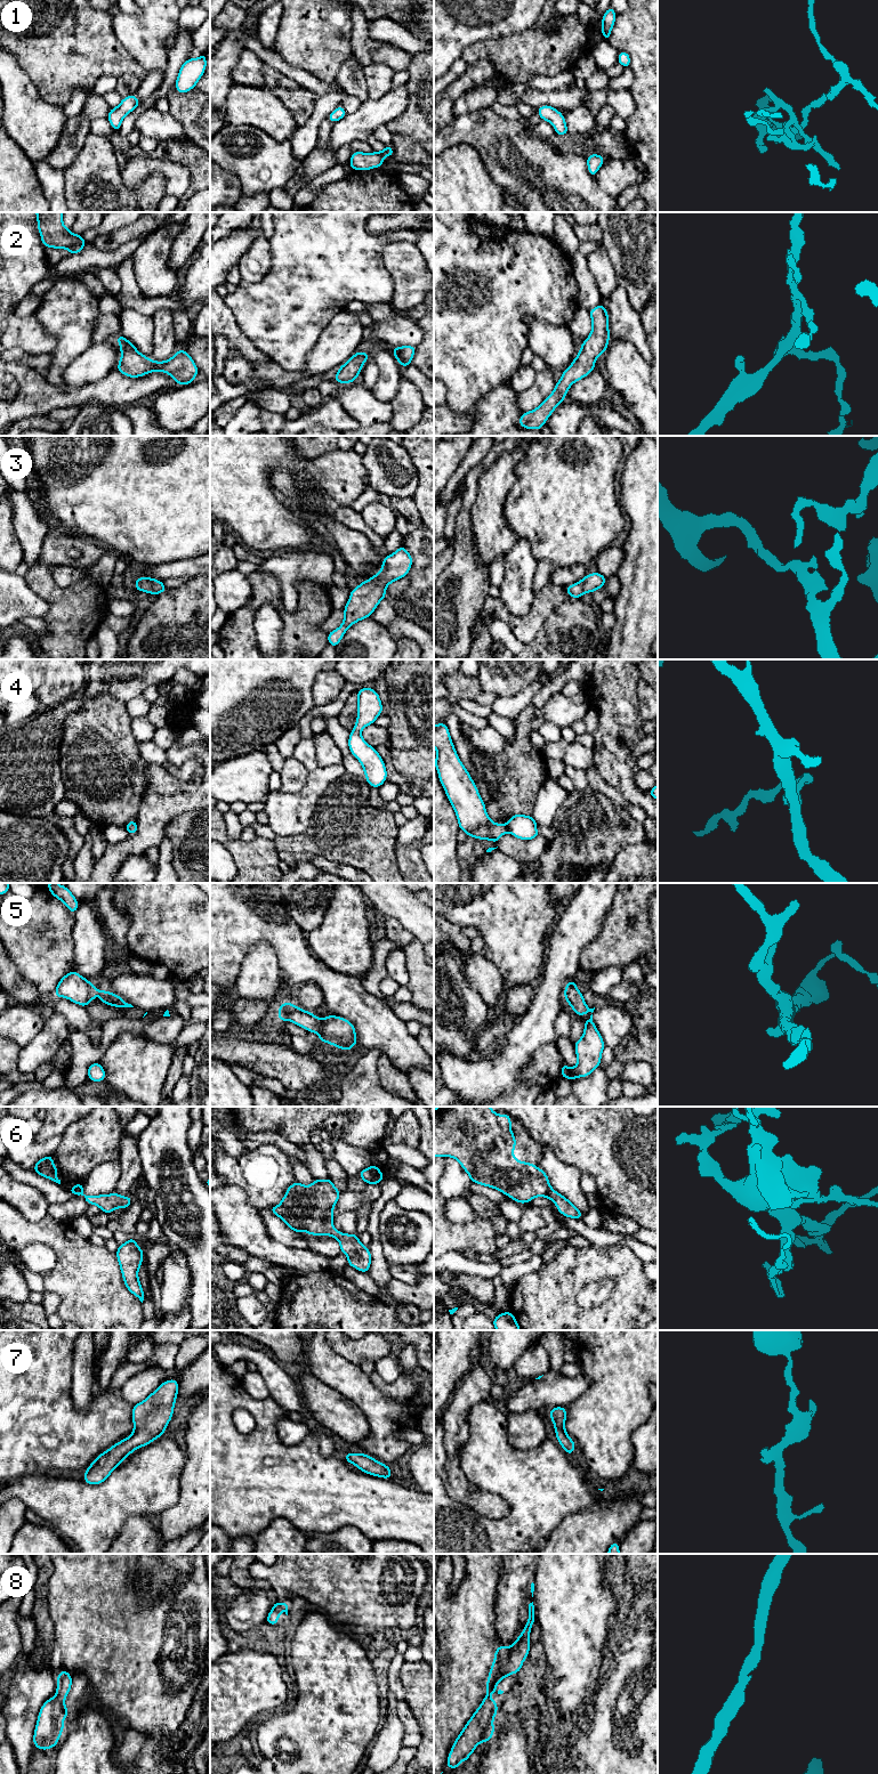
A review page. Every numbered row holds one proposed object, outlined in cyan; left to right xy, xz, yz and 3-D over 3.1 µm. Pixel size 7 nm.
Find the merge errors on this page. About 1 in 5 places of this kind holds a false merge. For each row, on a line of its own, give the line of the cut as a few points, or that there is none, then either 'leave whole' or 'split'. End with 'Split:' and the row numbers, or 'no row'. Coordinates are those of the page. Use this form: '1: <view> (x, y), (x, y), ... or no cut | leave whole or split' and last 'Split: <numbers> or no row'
1: no cut | leave whole
2: no cut | leave whole
3: no cut | leave whole
4: no cut | leave whole
5: no cut | leave whole
6: no cut | leave whole
7: no cut | leave whole
8: no cut | leave whole
Split: no row

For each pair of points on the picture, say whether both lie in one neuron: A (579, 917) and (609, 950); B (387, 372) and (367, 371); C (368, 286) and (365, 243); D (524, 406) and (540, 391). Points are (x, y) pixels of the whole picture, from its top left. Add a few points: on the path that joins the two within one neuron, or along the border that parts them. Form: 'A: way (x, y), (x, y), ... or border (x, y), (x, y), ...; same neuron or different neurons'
A: border (607, 912), (603, 928), (586, 945), (580, 957); different neurons
B: border (370, 356), (378, 369), (378, 378), (372, 388); different neurons
C: way (368, 276), (368, 253); same neuron
D: way (528, 403), (537, 394); same neuron

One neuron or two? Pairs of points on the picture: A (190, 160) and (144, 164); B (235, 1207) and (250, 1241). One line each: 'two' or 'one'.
A: two
B: one

